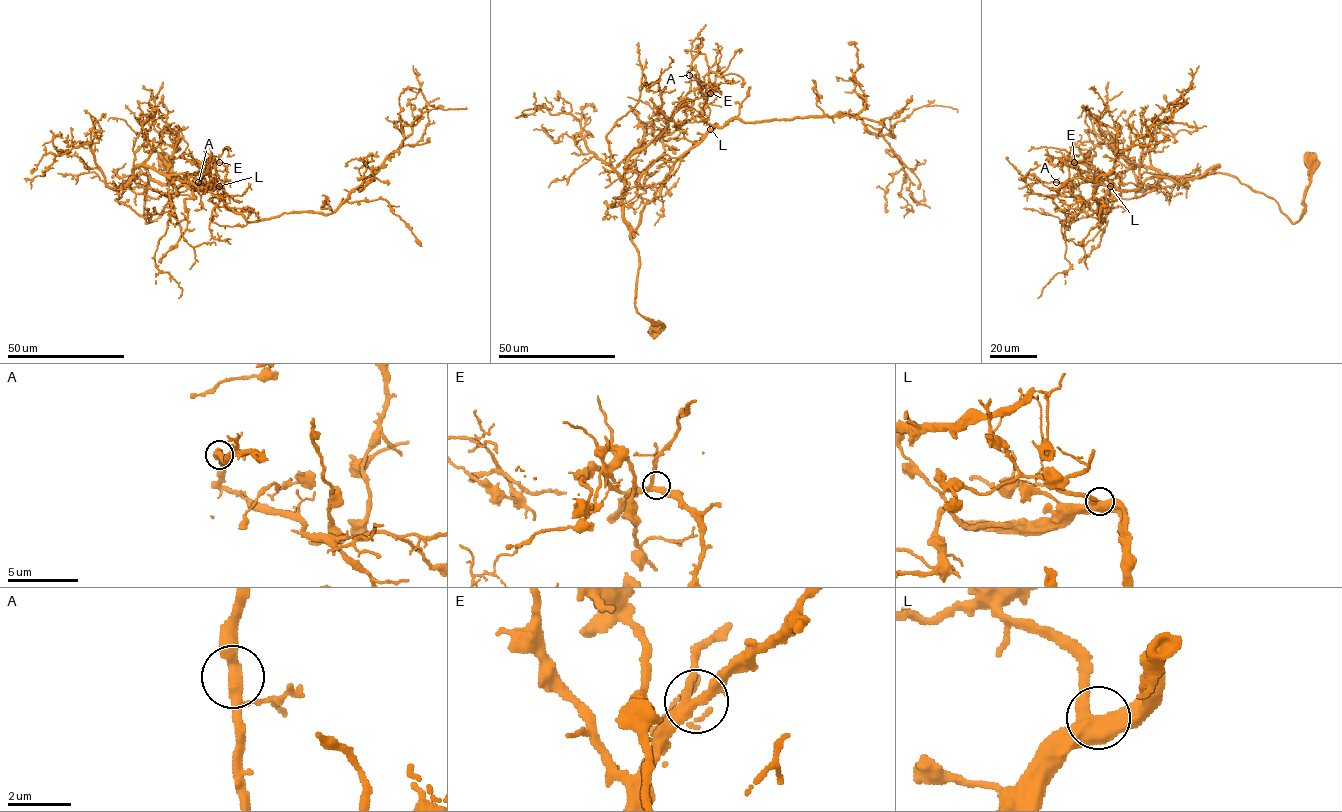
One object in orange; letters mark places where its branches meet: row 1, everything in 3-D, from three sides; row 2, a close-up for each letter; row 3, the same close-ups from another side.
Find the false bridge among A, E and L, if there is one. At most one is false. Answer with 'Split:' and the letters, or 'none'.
Split: none

